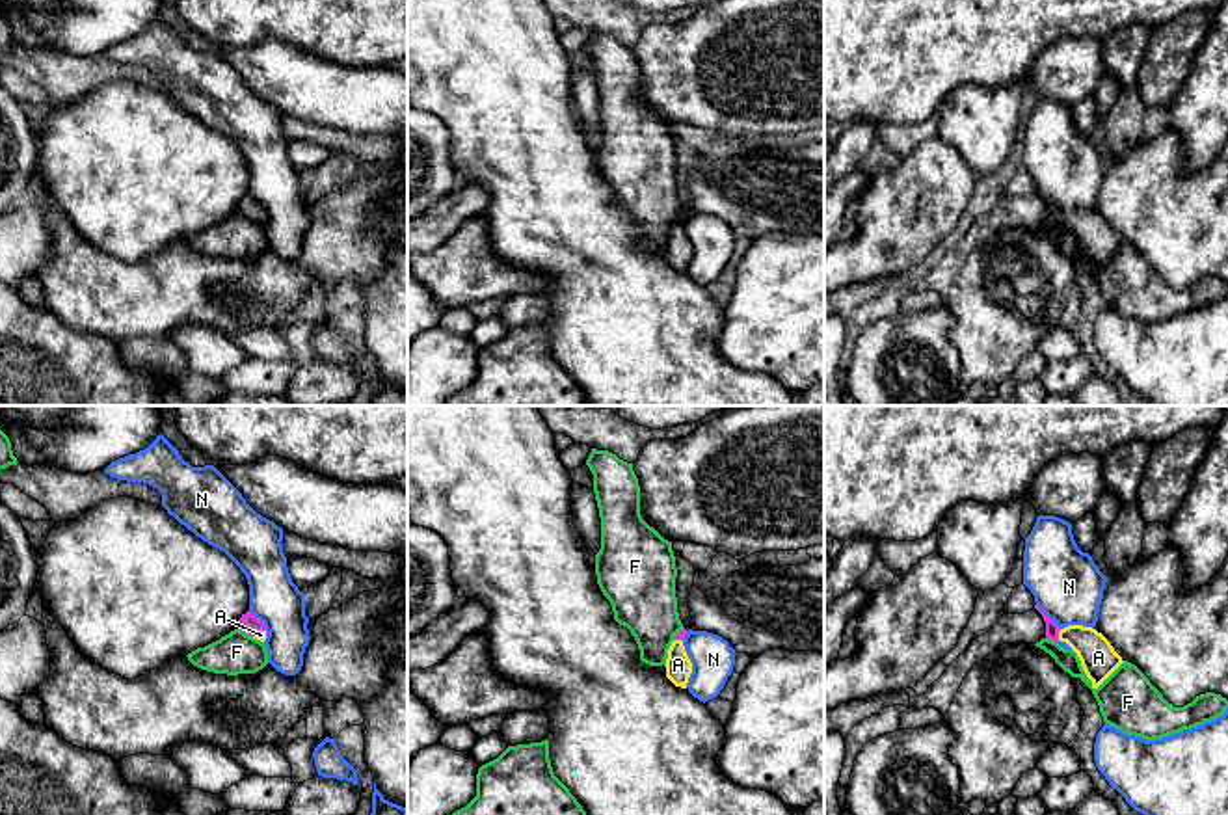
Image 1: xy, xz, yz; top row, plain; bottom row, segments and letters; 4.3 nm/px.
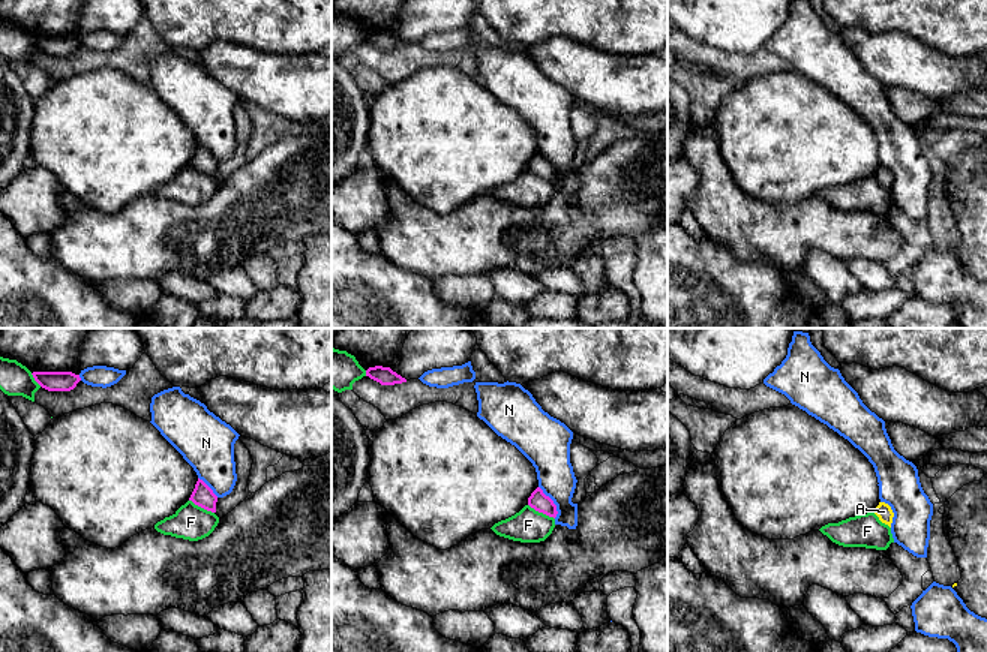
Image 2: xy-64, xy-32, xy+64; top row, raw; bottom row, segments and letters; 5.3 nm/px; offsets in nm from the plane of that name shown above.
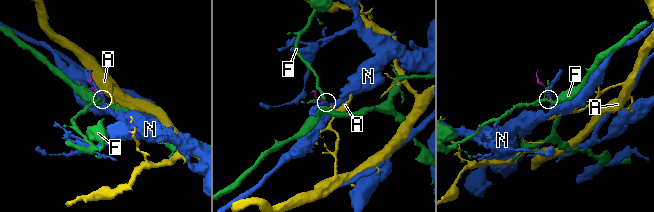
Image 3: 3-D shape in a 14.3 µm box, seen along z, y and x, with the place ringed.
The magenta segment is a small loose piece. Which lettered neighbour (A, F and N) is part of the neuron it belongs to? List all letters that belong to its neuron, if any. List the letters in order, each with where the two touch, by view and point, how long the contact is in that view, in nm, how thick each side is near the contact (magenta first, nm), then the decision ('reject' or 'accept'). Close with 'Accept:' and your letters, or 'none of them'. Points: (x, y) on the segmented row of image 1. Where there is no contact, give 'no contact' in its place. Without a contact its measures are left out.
A: meets magenta in yz at (1057, 635); contact 50 nm long; 60 nm thick on the magenta side, 160 nm on the other; accept
F: meets magenta in xy at (246, 633); contact 80 nm long; 80 nm thick on the magenta side, 180 nm on the other; reject
N: meets magenta in xy at (263, 624); contact 150 nm long; 80 nm thick on the magenta side, 220 nm on the other; reject
Accept: A

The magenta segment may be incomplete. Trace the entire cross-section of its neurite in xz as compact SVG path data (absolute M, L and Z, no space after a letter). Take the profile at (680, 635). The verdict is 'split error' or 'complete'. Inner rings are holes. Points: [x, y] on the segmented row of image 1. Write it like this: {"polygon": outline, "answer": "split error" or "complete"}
{"polygon": "M687 629L679 631L674 636L674 642L668 649L668 659L666 659L666 677L681 688L687 688L688 677L692 674L692 662L685 651L683 640L687 636Z", "answer": "split error"}

